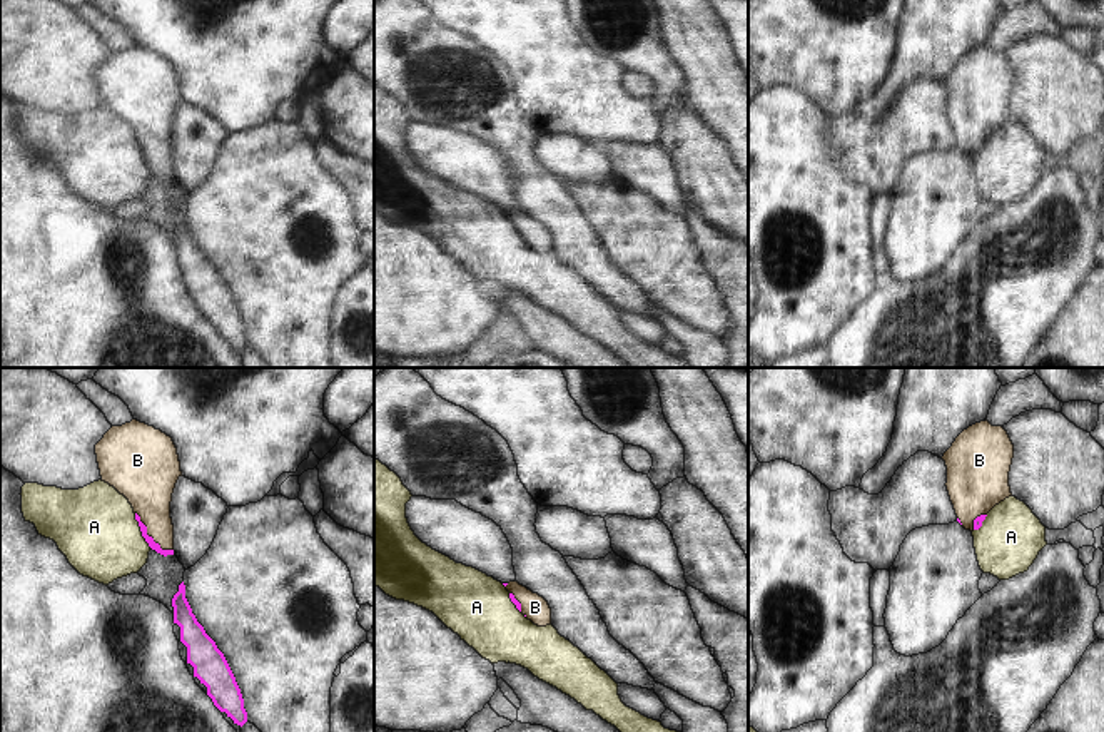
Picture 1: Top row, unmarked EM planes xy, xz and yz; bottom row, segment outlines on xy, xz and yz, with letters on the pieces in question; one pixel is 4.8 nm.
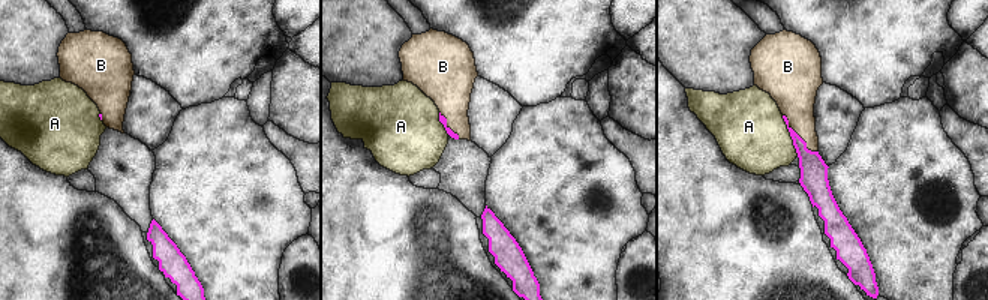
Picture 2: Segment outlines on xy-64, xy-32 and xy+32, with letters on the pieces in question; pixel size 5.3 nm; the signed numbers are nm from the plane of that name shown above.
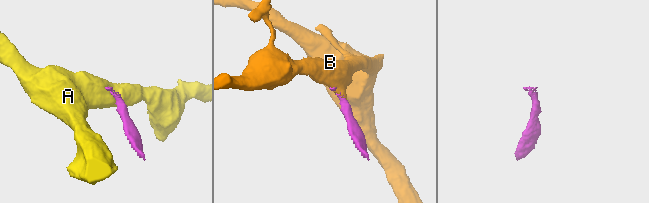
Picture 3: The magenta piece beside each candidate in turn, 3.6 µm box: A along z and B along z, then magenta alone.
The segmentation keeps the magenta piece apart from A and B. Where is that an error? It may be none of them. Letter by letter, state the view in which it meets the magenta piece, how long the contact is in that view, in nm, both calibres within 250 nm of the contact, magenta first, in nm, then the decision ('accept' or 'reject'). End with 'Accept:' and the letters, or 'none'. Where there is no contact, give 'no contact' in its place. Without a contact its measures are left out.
A: meets magenta in xy; contact 190 nm long; 40 nm thick on the magenta side, 400 nm on the other; reject
B: meets magenta in xy; contact 260 nm long; 40 nm thick on the magenta side, 240 nm on the other; accept
Accept: B

